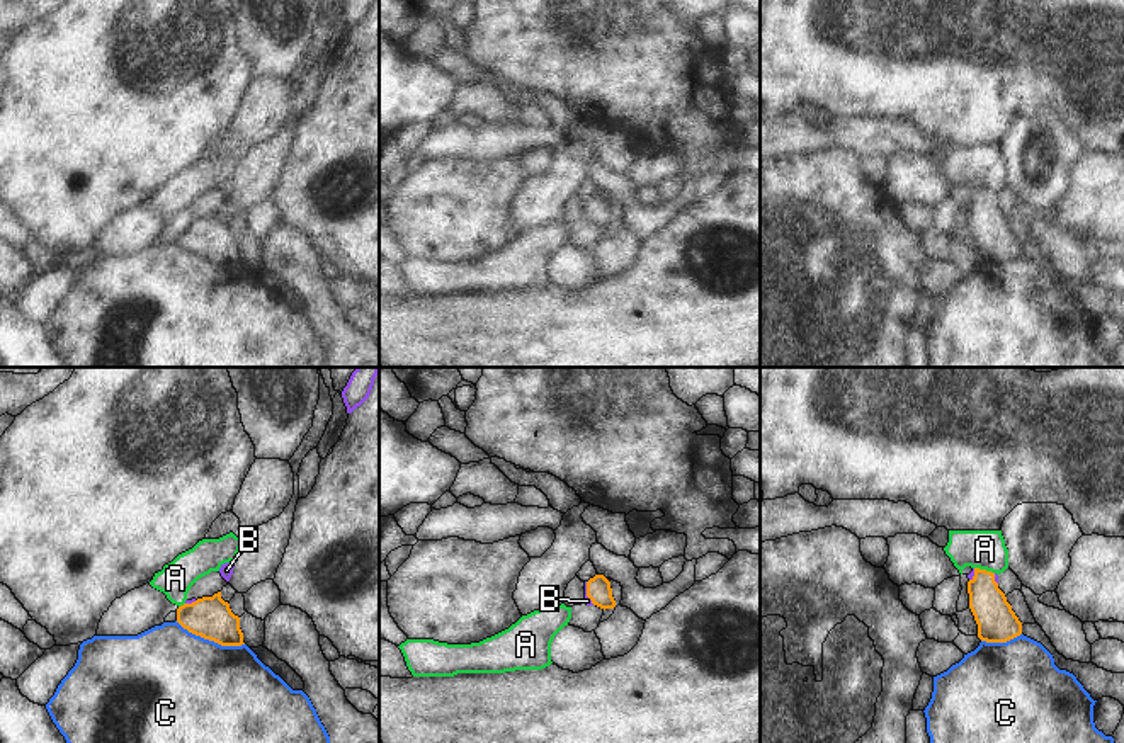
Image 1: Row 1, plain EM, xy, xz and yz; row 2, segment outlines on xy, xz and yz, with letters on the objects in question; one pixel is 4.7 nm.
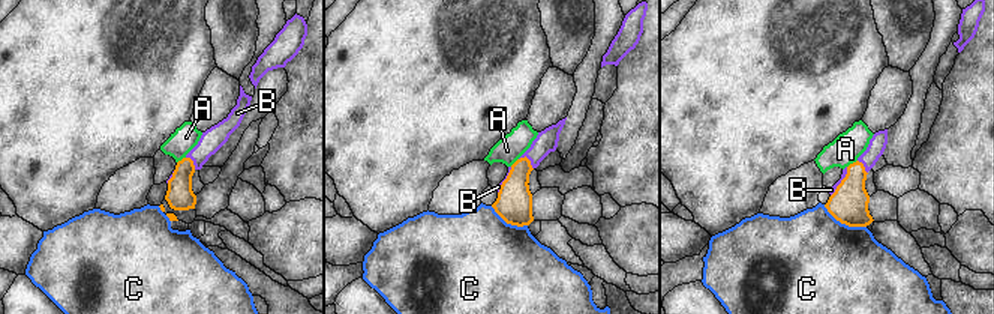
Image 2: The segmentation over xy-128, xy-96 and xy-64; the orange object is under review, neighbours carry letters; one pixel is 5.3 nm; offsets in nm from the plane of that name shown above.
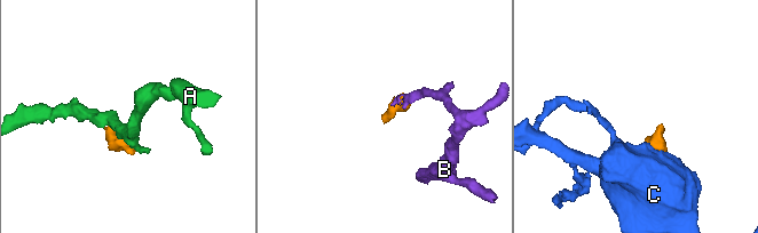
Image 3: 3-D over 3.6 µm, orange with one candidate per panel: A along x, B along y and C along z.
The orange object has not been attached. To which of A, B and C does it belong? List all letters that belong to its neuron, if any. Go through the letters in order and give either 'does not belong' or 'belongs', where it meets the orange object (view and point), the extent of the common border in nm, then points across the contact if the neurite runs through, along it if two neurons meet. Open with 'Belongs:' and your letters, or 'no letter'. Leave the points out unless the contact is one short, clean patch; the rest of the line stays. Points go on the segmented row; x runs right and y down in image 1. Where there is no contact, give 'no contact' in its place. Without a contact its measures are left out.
Belongs: B
A: does not belong | yz (985, 570) | 100 nm
B: belongs | xz (587, 594) | 120 nm | across xz (599, 590), (587, 594), (587, 601)
C: does not belong | xy (210, 640) | 340 nm | along xy (175, 621), (189, 631), (221, 645), (244, 645)

